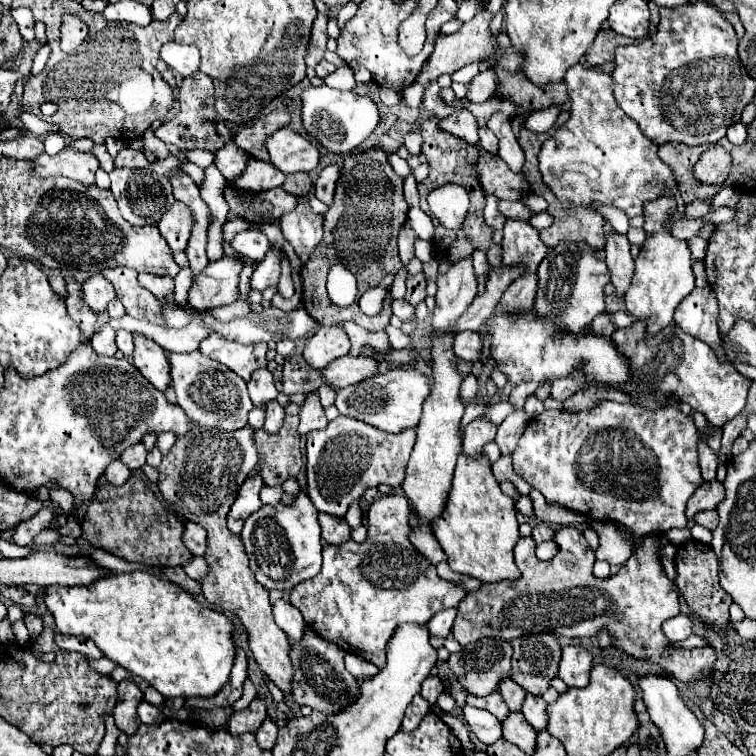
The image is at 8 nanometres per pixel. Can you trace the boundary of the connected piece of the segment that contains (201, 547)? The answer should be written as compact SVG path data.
M187 523L185 525L185 533L183 533L183 541L189 547L189 551L197 557L203 557L203 553L207 551L207 533L201 525L197 523Z

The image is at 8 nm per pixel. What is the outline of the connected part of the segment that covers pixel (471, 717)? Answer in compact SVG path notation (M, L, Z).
M463 705L465 721L471 729L471 733L485 745L495 743L501 737L501 721L487 713L485 709L477 709L471 705Z

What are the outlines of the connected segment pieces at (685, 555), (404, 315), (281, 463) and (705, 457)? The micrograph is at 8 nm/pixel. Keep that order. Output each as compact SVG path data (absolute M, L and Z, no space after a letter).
M689 539L687 543L679 545L675 555L675 569L677 569L675 585L683 595L687 607L691 609L693 617L699 619L701 623L709 623L719 637L727 637L727 627L731 623L729 607L733 601L731 595L725 593L723 587L719 585L719 561L715 553L709 549L709 545L699 543L695 539Z
M395 299L395 301L391 303L391 307L393 307L393 313L395 313L401 321L407 321L407 319L413 315L413 311L415 311L405 299Z
M287 415L281 431L277 435L267 435L261 429L255 431L255 441L259 451L265 455L259 465L259 473L265 485L281 485L285 479L295 477L303 467L299 433L297 433L299 417Z
M699 431L701 439L699 439L699 465L701 465L701 473L703 473L703 481L711 481L715 479L715 473L717 473L717 451L713 451L705 439L709 439L711 435L705 433L705 431Z

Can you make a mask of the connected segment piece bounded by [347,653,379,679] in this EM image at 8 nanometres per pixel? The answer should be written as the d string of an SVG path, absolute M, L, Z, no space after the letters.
M347 653L347 671L349 671L353 677L359 679L359 677L365 677L365 675L373 675L373 673L377 673L379 669L377 669L375 665L367 663L363 657Z

